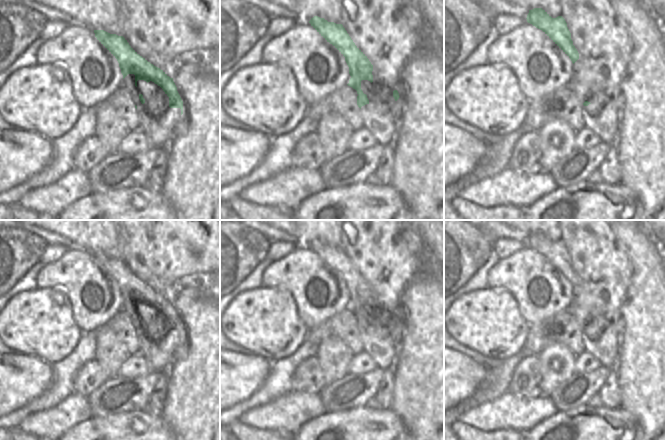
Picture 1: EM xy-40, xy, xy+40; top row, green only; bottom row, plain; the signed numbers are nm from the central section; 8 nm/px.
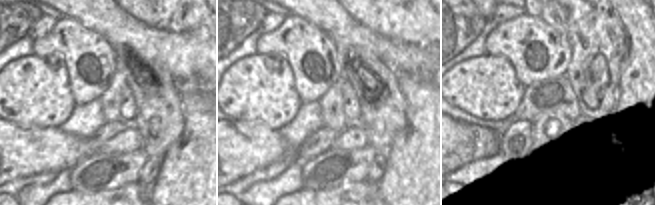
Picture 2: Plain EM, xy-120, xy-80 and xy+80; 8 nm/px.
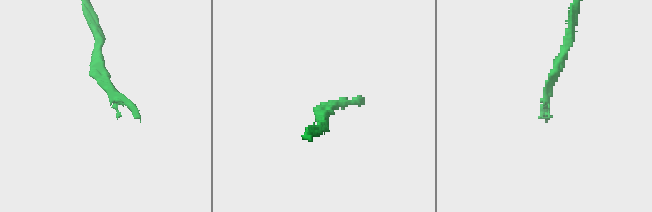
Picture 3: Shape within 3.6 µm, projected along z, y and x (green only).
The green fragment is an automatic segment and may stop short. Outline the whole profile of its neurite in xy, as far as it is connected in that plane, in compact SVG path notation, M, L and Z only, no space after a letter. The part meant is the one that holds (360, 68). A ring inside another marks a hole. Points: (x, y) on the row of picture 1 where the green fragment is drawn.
M314 16L311 26L344 57L349 67L348 86L357 91L357 105L361 110L363 128L366 128L377 144L393 144L401 119L401 98L397 90L393 91L394 101L383 104L370 104L367 95L361 89L361 81L373 82L373 65L367 56L355 45L342 24L328 22Z

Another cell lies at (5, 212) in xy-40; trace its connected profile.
M0 204L0 220L13 220L11 209L6 204Z

